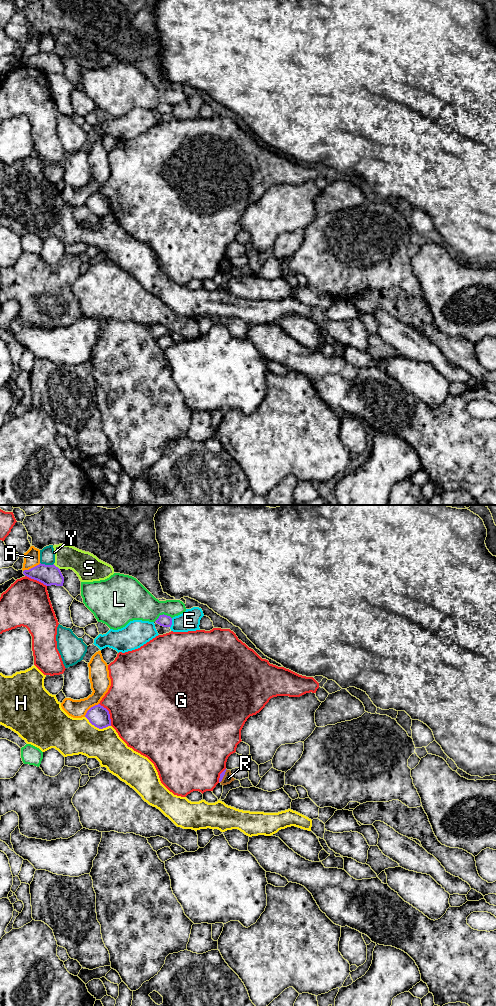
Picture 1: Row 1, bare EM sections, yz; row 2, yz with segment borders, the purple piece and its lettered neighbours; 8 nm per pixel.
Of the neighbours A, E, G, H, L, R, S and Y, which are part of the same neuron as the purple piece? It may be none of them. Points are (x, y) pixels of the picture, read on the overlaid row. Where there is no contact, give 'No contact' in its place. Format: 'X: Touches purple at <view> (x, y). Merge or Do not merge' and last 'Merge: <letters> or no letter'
A: Touches purple at yz (31, 568). Do not merge
E: Touches purple at yz (171, 623). Do not merge
G: Touches purple at yz (109, 714). Do not merge
H: Touches purple at yz (97, 727). Do not merge
L: Touches purple at yz (163, 614). Do not merge
R: Touches purple at yz (223, 776). Do not merge
S: Touches purple at yz (55, 566). Do not merge
Y: Touches purple at yz (47, 565). Do not merge
Merge: no letter

